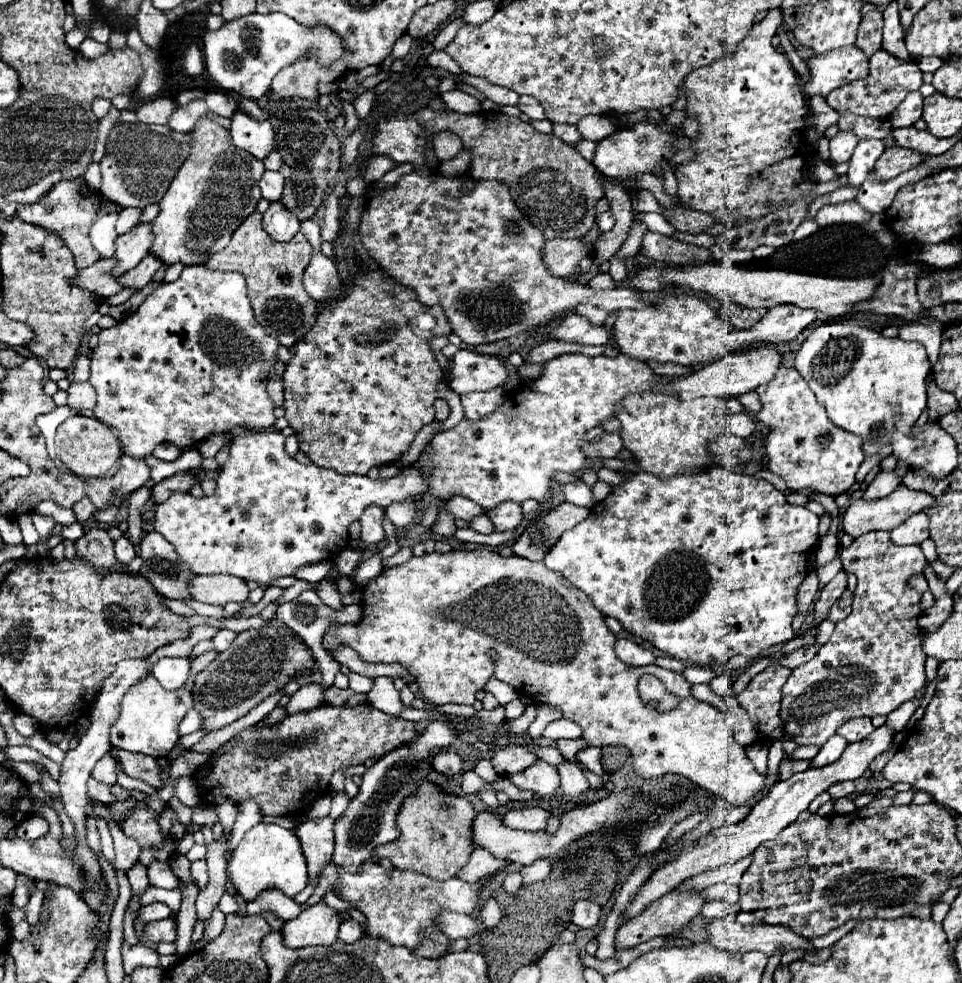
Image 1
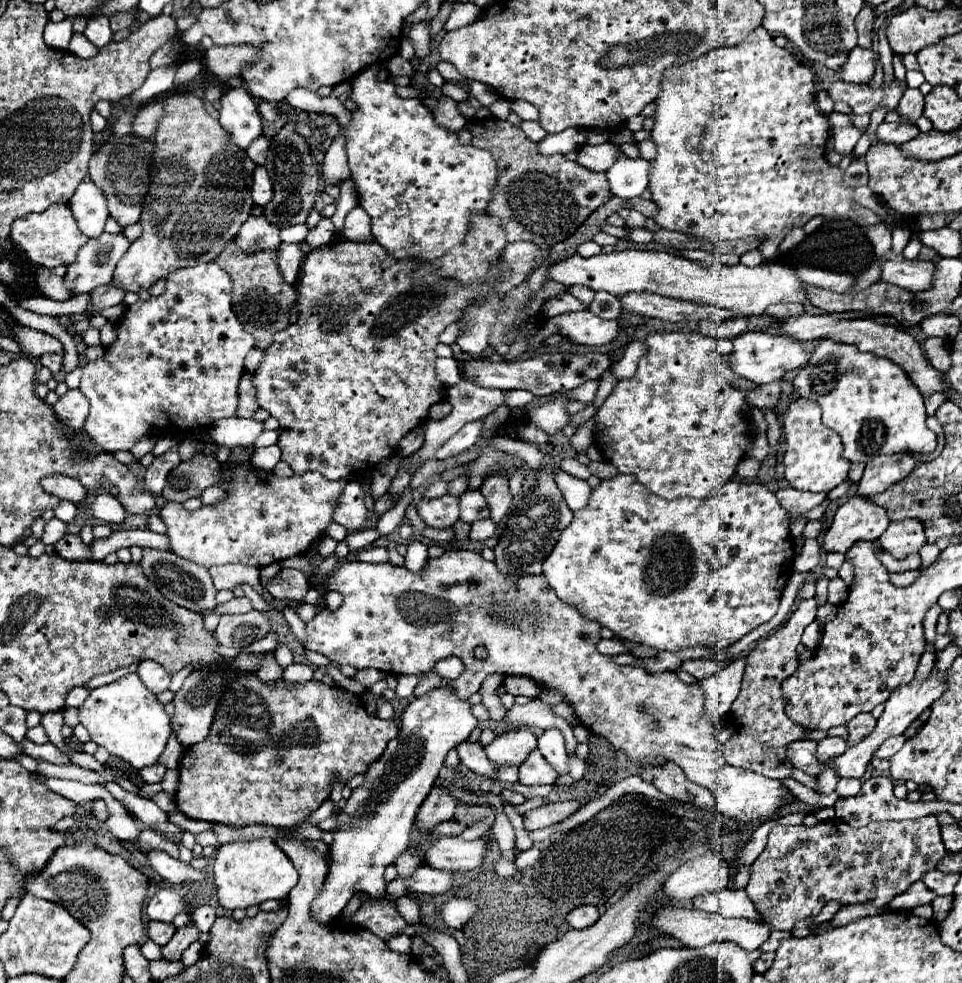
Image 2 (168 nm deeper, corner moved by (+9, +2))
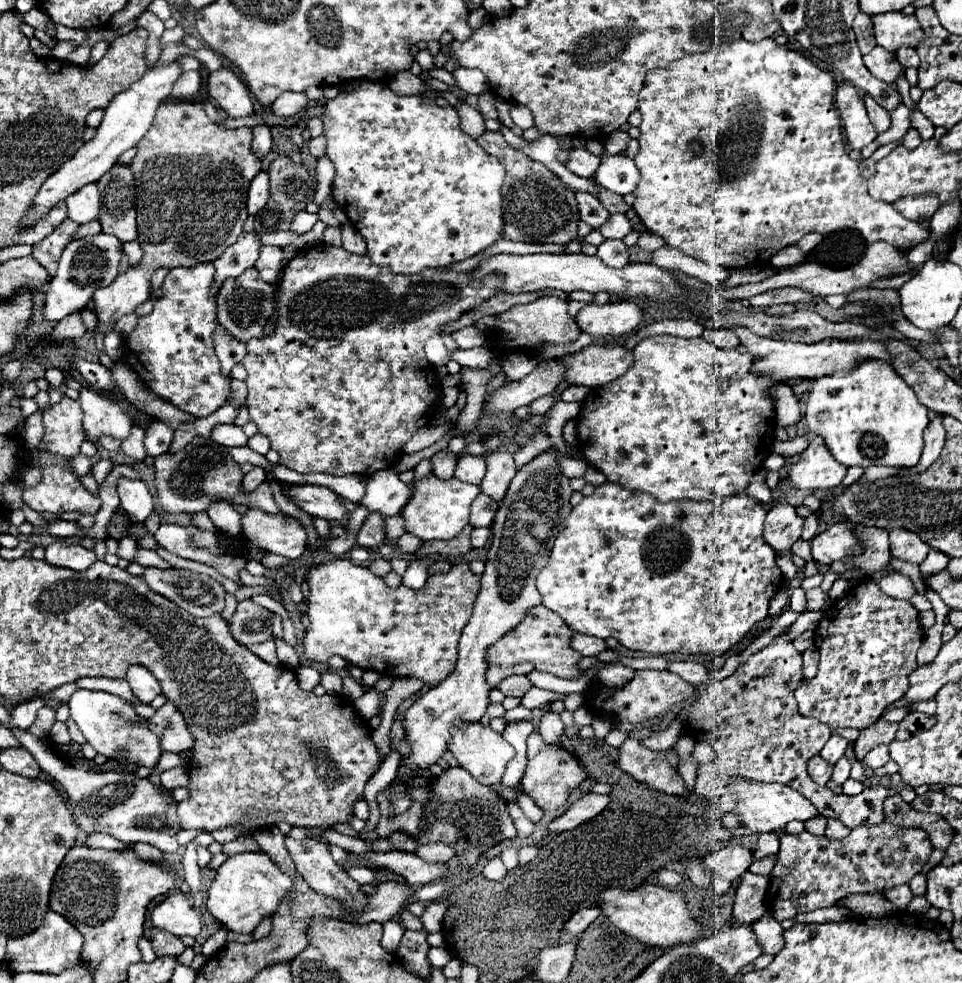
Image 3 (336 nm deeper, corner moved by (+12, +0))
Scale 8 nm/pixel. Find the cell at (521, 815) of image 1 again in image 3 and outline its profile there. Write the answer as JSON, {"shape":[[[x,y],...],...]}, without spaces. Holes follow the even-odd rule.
{"shape":[[[594,792],[586,794],[580,800],[576,800],[576,804],[572,804],[560,818],[552,820],[548,830],[564,832],[564,830],[578,828],[580,824],[584,824],[584,822],[592,820],[594,816],[598,816],[608,804],[610,804],[608,794],[594,794]]]}

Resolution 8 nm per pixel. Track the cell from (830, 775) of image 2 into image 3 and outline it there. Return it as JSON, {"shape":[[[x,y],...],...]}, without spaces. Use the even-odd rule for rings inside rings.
{"shape":[[[844,756],[840,762],[836,762],[836,766],[834,766],[834,774],[832,774],[832,780],[836,780],[838,784],[842,784],[842,782],[850,776],[850,768],[852,768],[852,760]]]}

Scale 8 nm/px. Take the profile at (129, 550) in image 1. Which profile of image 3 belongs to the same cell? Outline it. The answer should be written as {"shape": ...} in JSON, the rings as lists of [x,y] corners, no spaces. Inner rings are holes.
{"shape":[[[56,540],[52,546],[46,548],[44,560],[48,564],[60,566],[60,568],[86,570],[96,562],[96,556],[92,550],[86,550],[80,544],[66,544],[62,540]]]}

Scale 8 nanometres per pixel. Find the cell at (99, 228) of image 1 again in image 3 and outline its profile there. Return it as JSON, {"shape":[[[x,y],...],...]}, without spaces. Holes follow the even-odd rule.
{"shape":[[[84,184],[78,192],[70,194],[66,198],[68,206],[68,218],[76,224],[86,224],[90,220],[98,218],[100,210],[100,192],[96,184]]]}

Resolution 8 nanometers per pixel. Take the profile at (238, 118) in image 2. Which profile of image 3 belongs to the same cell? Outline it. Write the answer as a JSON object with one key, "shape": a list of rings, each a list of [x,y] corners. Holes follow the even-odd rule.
{"shape":[[[222,66],[210,74],[208,92],[230,118],[246,118],[254,114],[246,84],[230,68]]]}

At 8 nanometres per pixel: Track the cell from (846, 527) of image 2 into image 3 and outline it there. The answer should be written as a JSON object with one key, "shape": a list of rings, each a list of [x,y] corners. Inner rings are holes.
{"shape":[[[852,522],[834,524],[824,534],[814,536],[810,546],[812,546],[814,562],[824,564],[824,566],[830,566],[836,560],[844,560],[844,558],[860,552]]]}

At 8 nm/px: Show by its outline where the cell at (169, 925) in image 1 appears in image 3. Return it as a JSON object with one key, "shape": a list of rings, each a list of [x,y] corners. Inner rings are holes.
{"shape":[[[152,928],[150,942],[152,942],[156,956],[180,956],[184,952],[182,940],[166,930],[160,930],[160,928]]]}

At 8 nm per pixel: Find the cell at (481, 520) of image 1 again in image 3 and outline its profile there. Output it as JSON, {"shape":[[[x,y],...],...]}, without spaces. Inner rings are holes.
{"shape":[[[474,528],[472,530],[472,548],[484,548],[490,540],[490,528]]]}

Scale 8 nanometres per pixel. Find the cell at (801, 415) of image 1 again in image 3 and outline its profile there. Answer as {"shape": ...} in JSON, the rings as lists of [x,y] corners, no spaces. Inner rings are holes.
{"shape":[[[806,432],[810,446],[800,454],[798,464],[792,466],[790,482],[796,488],[816,490],[816,488],[832,488],[842,482],[846,476],[846,466],[838,464],[834,456],[828,452],[824,440],[814,432]]]}

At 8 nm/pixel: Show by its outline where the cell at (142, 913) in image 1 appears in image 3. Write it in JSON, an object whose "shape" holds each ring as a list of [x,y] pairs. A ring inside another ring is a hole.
{"shape":[[[176,892],[152,910],[152,924],[174,936],[196,938],[202,928],[202,916],[188,904],[182,892]]]}

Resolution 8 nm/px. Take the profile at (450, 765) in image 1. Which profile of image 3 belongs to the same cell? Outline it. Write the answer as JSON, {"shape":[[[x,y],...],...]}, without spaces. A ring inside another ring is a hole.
{"shape":[[[394,832],[390,838],[388,838],[388,842],[392,844],[392,848],[394,850],[398,850],[398,852],[414,852],[416,848],[418,848],[418,844],[410,838],[410,836],[406,836],[406,834],[402,834],[402,832]]]}

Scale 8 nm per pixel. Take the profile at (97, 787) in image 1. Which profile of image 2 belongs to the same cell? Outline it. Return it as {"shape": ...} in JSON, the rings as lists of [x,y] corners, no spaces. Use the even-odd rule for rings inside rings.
{"shape":[[[38,725],[36,727],[28,729],[26,738],[36,744],[44,744],[48,741],[48,737],[42,725]]]}

